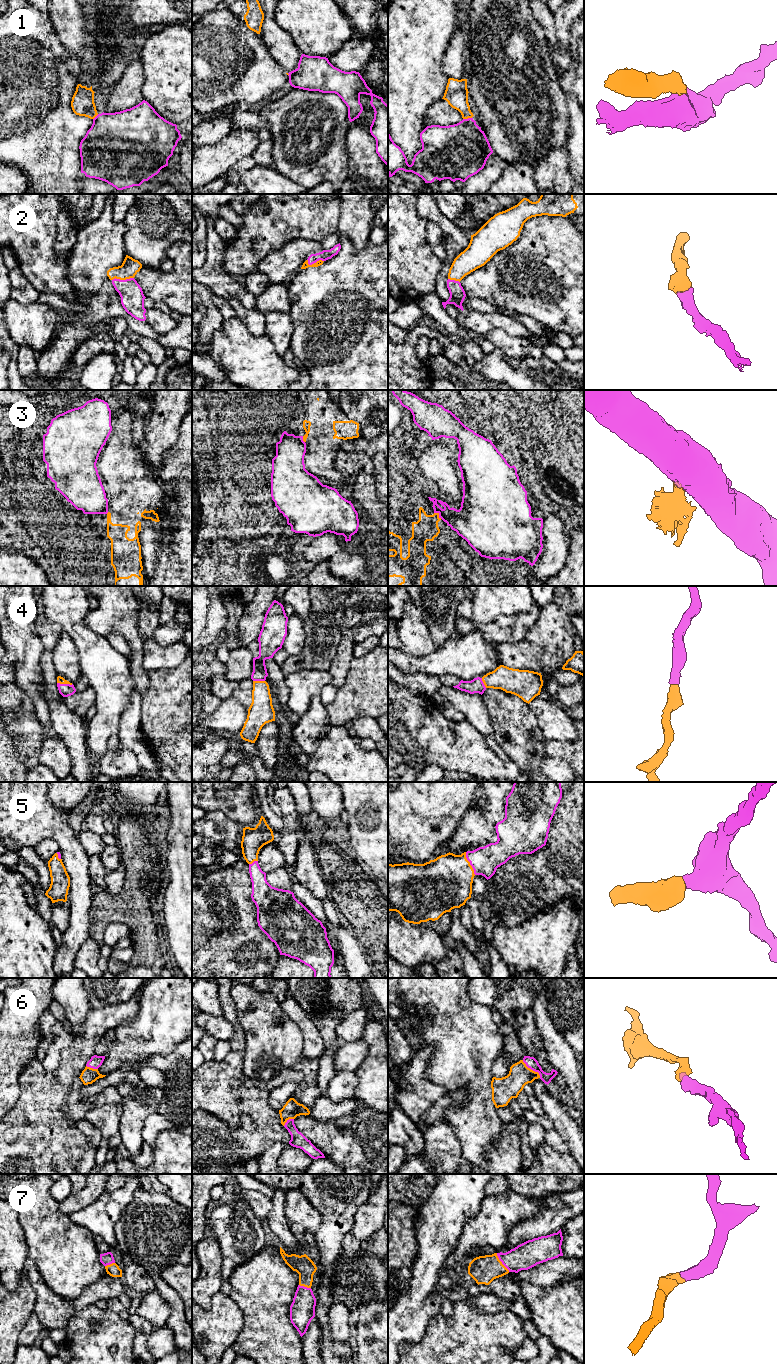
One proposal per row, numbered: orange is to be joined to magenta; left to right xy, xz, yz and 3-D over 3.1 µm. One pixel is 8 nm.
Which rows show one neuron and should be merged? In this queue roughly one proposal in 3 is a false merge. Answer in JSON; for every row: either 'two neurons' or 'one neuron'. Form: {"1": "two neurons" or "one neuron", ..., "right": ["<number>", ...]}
{"1": "two neurons", "2": "one neuron", "3": "two neurons", "4": "one neuron", "5": "one neuron", "6": "one neuron", "7": "one neuron", "right": ["2", "4", "5", "6", "7"]}

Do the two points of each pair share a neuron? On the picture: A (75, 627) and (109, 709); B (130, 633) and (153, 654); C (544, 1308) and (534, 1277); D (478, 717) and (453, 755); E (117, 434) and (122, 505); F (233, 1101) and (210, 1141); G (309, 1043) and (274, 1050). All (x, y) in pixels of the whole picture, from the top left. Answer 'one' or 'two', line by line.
A: one
B: two
C: two
D: two
E: one
F: two
G: two

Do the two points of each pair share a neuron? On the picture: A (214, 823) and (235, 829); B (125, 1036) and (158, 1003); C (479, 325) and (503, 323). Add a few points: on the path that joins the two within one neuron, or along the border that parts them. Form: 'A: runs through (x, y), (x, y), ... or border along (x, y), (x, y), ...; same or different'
A: runs through (219, 828), (230, 829); same
B: runs through (133, 1028), (150, 1011); same
C: runs through (485, 323), (497, 323); same

